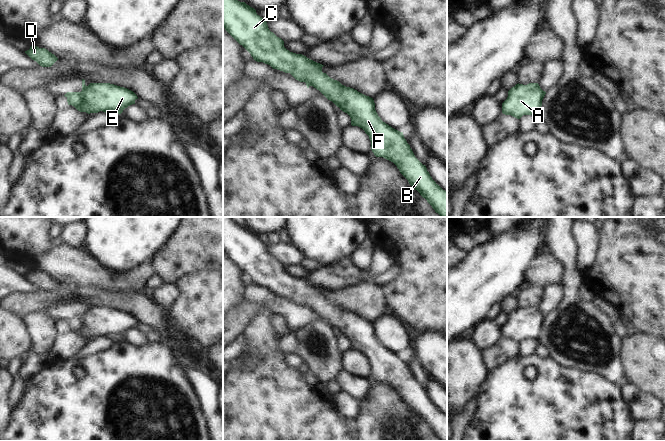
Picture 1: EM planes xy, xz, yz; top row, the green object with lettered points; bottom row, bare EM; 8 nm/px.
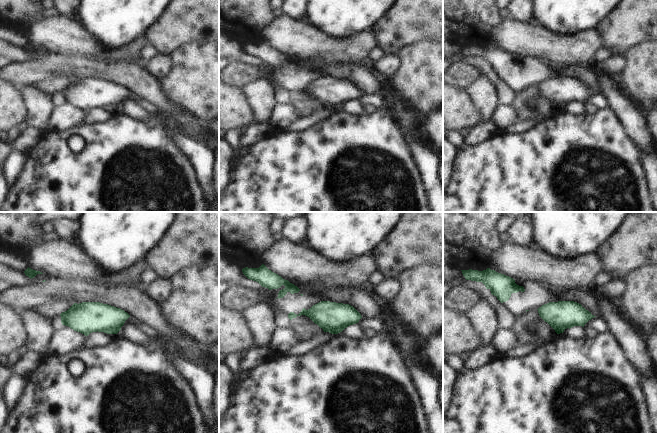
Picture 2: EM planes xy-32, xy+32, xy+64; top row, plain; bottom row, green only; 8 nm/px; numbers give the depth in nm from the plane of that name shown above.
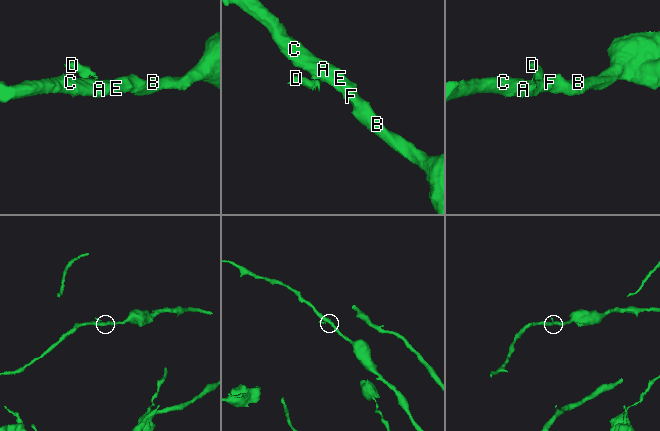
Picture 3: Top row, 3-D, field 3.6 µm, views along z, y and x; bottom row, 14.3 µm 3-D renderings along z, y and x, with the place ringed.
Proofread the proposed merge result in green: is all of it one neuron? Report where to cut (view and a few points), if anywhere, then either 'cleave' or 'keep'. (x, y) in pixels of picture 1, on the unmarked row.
cut in xy along (80, 316), (75, 321), (67, 323); cleave

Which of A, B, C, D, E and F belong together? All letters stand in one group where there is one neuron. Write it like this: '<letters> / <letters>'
A B C E F / D

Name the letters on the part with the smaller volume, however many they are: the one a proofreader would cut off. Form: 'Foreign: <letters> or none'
Foreign: D

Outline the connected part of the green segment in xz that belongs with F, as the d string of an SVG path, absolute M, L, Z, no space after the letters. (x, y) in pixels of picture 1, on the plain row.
M223 217L223 251L251 278L255 285L268 288L273 293L290 297L296 304L308 307L319 314L340 334L347 337L351 342L351 349L362 352L369 360L374 379L393 386L409 408L427 424L435 436L440 441L447 441L447 416L432 403L426 390L415 381L410 369L404 362L403 356L392 352L381 344L375 334L373 322L330 302L322 296L324 289L302 278L287 274L284 271L284 265L269 254L267 246L256 237L256 234L245 226L234 223L231 217Z

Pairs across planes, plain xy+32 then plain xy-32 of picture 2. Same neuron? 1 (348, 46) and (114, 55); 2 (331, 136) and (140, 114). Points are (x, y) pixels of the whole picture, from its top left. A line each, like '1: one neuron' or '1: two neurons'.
1: one neuron
2: two neurons

